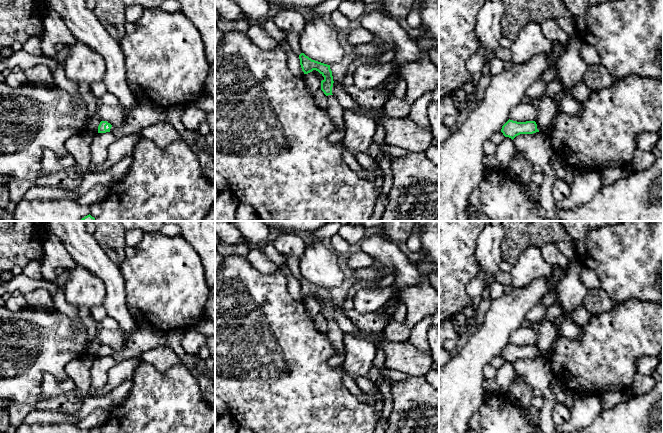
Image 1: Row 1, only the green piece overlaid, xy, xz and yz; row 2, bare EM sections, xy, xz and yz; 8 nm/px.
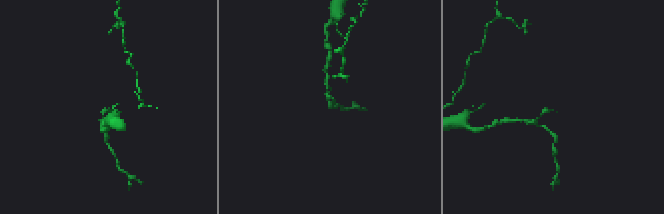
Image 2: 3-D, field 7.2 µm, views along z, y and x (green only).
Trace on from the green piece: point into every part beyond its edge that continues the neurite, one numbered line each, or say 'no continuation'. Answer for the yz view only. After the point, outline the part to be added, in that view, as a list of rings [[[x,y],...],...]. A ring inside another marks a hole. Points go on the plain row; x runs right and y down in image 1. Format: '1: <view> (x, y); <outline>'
no continuation

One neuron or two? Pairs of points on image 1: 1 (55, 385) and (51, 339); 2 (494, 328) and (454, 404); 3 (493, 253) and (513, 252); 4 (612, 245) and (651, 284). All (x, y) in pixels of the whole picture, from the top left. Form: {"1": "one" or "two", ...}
{"1": "two", "2": "one", "3": "two", "4": "one"}

